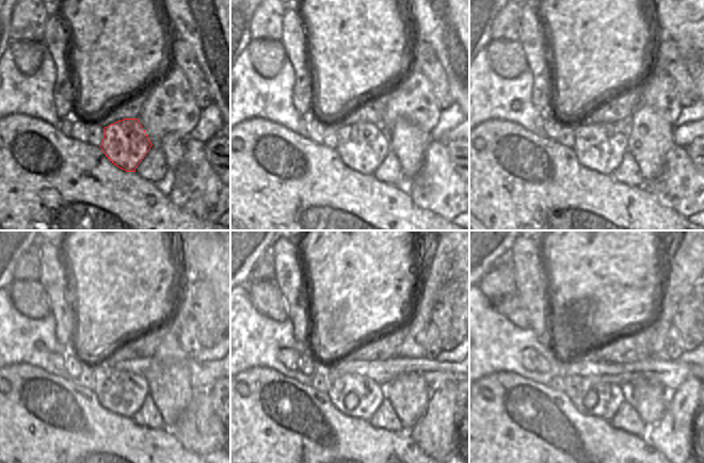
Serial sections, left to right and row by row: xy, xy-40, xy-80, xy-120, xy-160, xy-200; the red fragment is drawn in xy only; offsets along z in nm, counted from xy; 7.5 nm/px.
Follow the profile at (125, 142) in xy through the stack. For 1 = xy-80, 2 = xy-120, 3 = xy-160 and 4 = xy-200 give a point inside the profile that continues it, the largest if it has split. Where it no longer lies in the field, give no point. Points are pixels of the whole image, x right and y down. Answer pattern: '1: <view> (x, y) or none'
1: xy-80 (601, 146)
2: xy-120 (122, 393)
3: xy-160 (355, 396)
4: xy-200 (590, 395)

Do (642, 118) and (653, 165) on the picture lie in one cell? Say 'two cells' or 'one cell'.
one cell

